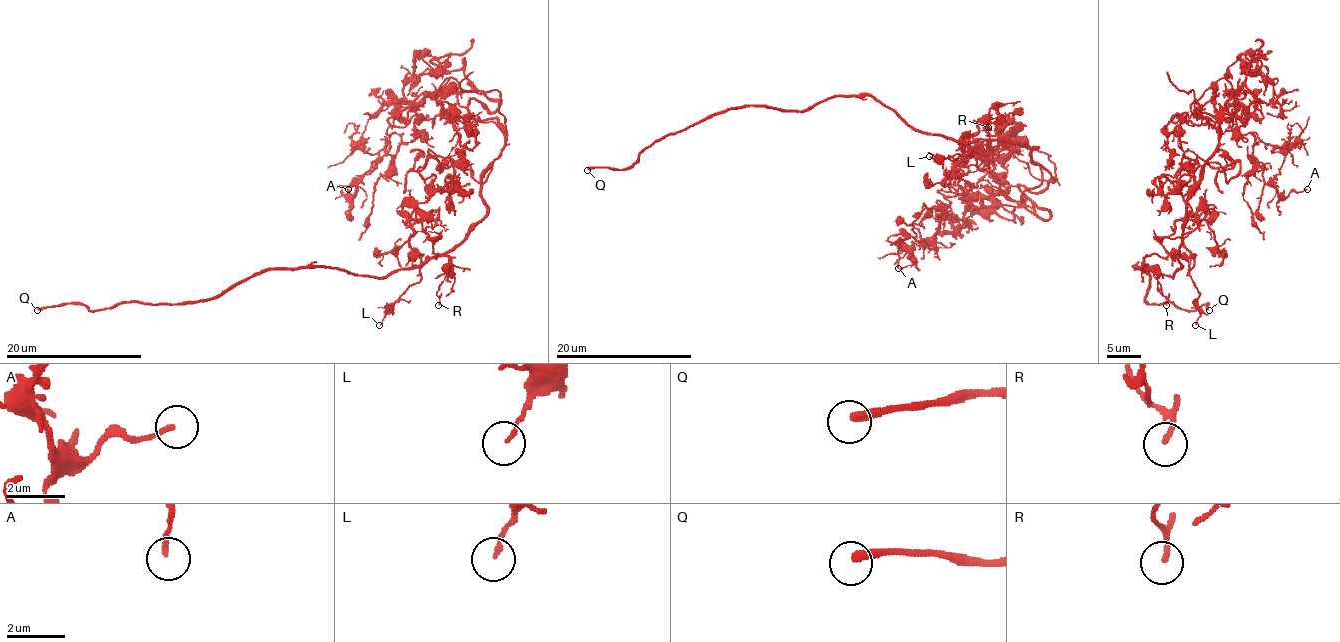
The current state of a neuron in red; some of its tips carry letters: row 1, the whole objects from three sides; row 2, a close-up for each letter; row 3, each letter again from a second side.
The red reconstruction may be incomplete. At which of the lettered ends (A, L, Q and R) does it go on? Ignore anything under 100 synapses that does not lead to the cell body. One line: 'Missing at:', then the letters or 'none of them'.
Missing at: Q

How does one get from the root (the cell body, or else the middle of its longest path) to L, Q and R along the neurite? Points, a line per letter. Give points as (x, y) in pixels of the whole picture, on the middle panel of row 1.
L: (1002, 141), (1036, 148), (1041, 183), (1021, 200), (978, 144), (966, 159), (959, 142), (968, 156), (929, 156)
Q: (1002, 141), (914, 131), (869, 95), (832, 95), (803, 110), (715, 112), (655, 139), (630, 166), (587, 170)
R: (1002, 141), (1036, 148), (1041, 183), (1021, 200), (1002, 190), (988, 153), (961, 149), (998, 105), (988, 127)

